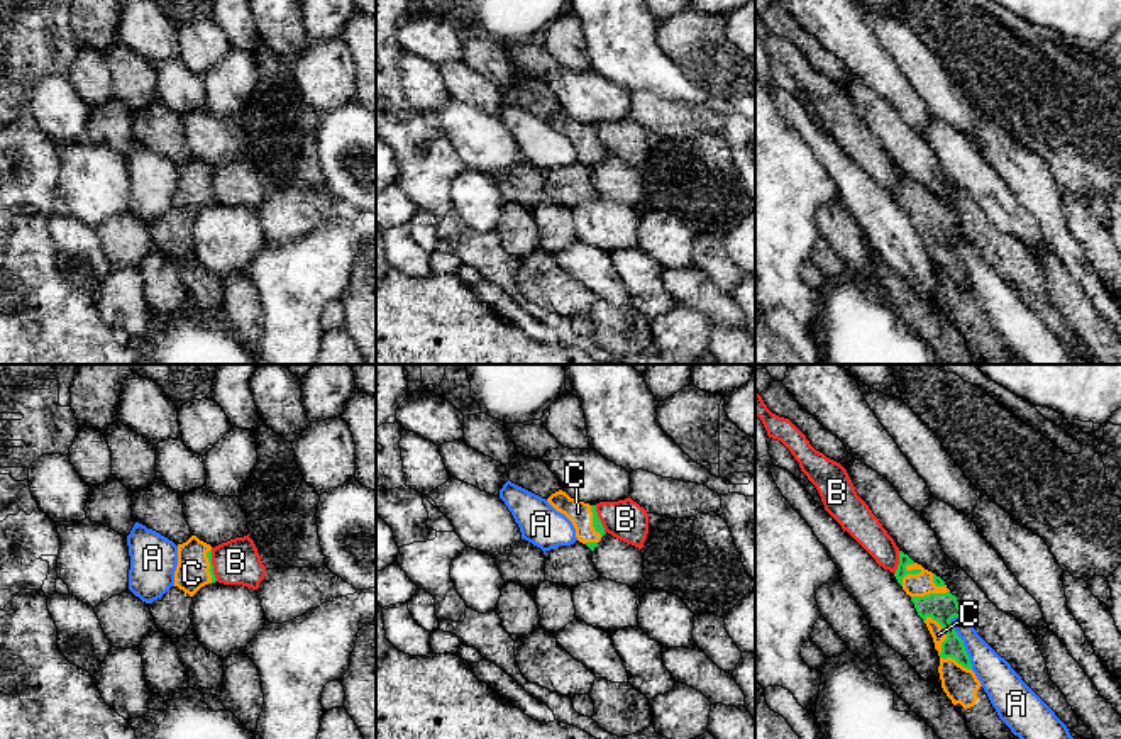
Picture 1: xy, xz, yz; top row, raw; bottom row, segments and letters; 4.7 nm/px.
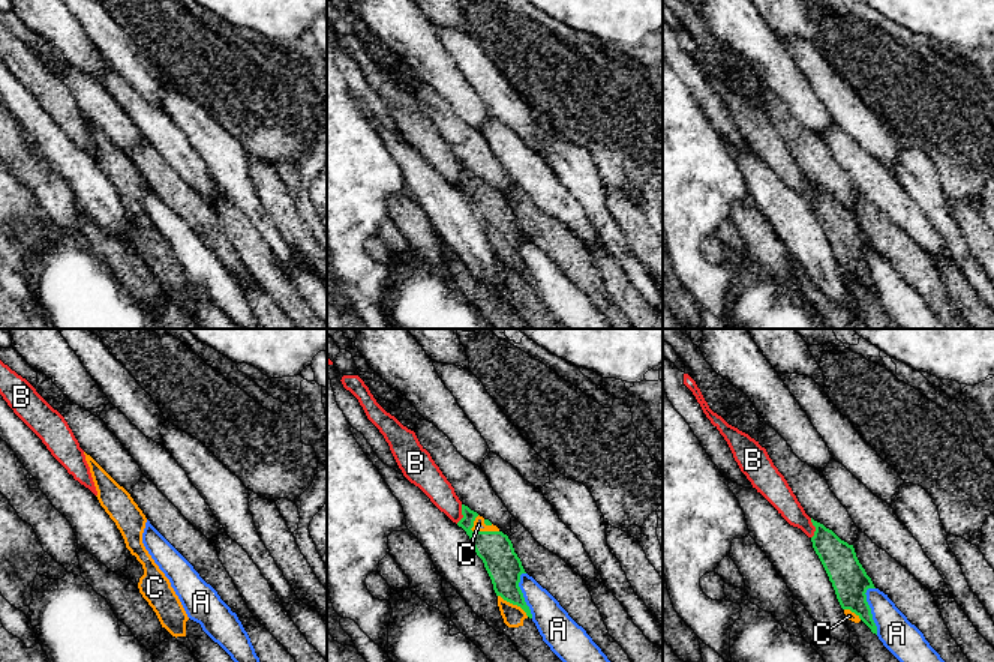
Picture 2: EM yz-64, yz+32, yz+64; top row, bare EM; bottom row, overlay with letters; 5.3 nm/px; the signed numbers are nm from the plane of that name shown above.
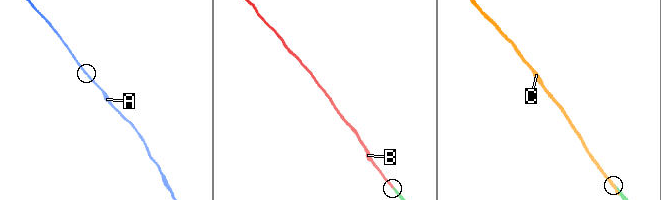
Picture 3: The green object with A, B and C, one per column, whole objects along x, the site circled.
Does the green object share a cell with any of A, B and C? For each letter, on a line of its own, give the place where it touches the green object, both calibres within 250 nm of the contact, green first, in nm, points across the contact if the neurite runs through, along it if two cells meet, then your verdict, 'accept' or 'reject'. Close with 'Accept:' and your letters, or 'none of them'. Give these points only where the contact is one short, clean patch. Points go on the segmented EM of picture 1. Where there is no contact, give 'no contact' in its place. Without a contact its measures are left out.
A: yz (962, 643) | 140/170 nm | reject
B: xz (598, 519) | 50/190 nm | reject
C: yz (942, 650) | 140/70 nm | reject
Accept: none of them

